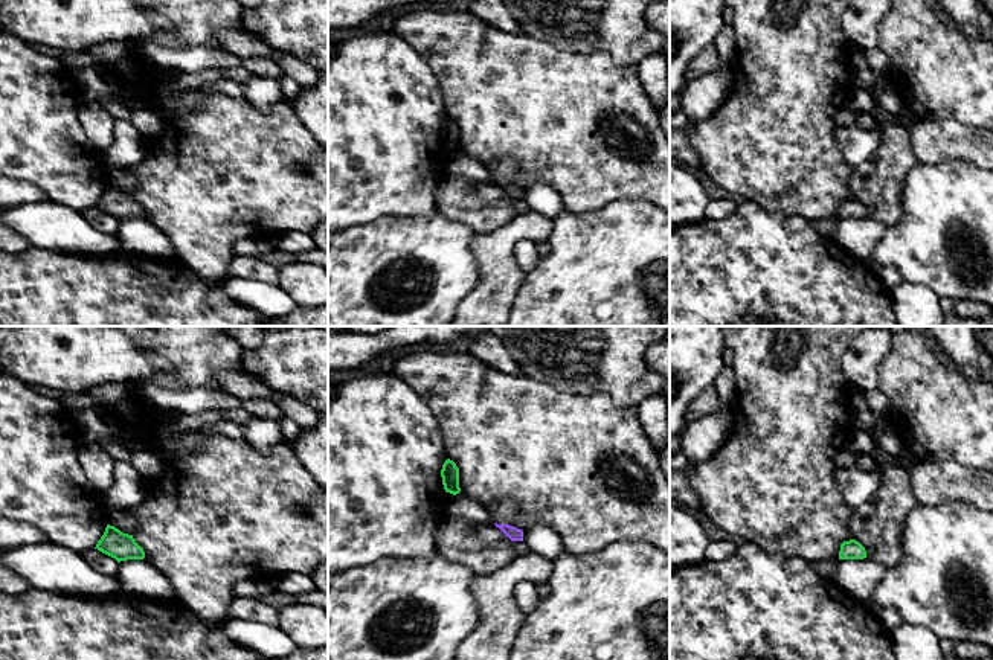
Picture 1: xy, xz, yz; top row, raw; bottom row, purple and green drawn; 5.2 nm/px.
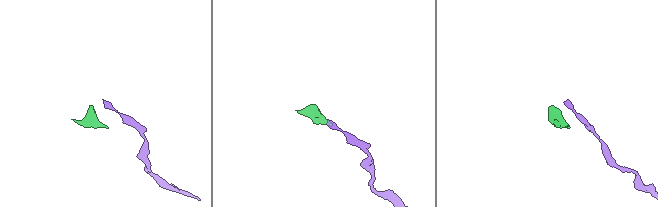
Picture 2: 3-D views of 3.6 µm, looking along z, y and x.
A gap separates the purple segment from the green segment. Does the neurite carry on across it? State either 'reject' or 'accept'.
reject

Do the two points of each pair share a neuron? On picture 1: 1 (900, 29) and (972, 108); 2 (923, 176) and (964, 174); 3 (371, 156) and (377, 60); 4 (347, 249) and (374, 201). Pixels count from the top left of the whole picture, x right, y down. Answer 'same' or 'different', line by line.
1: same
2: same
3: same
4: different

